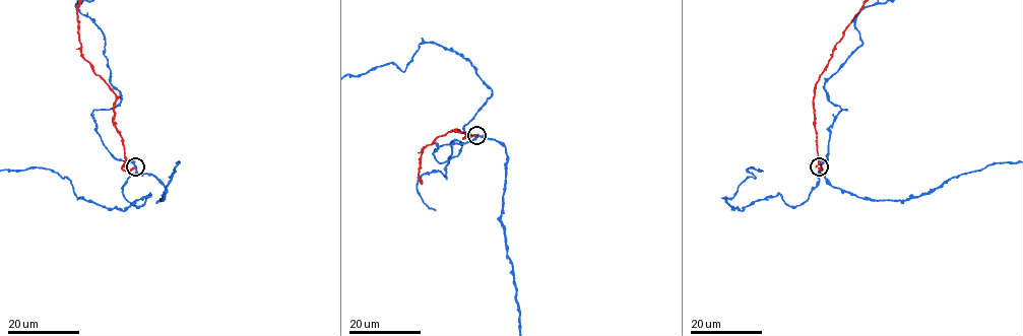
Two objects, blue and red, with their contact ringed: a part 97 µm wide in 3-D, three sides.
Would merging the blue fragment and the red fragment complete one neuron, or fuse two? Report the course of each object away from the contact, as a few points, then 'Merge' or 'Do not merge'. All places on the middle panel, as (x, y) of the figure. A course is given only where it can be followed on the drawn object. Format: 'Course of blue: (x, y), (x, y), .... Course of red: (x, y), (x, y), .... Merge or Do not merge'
Do not merge

